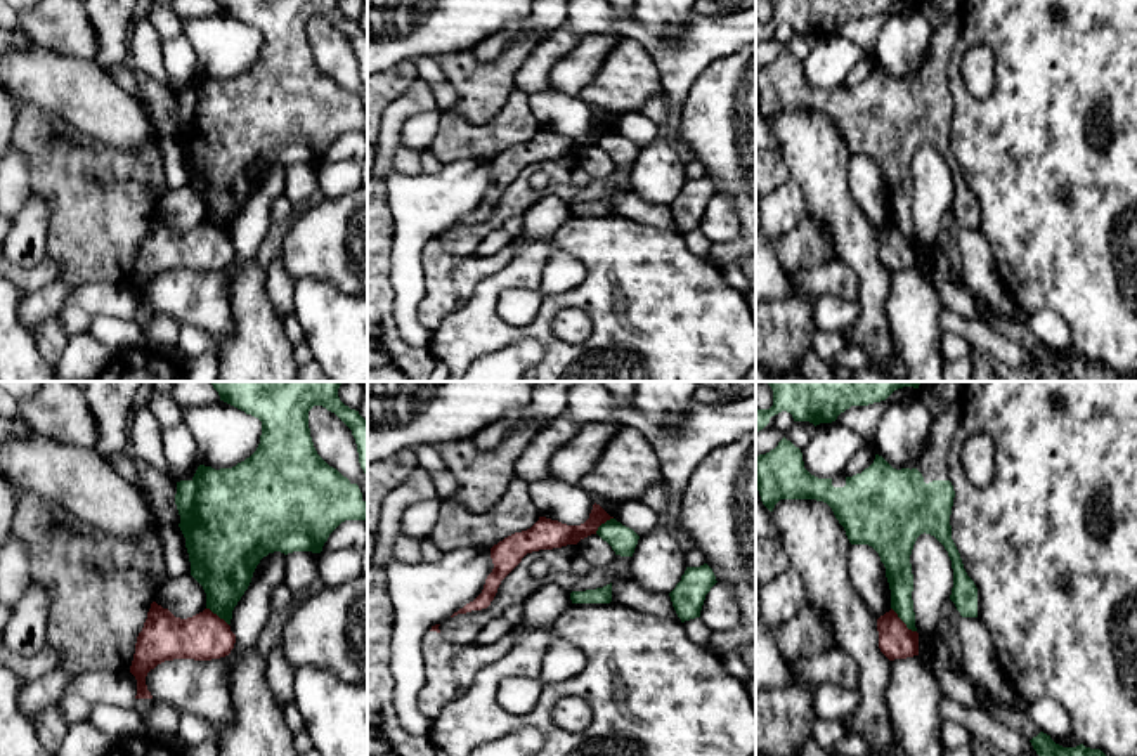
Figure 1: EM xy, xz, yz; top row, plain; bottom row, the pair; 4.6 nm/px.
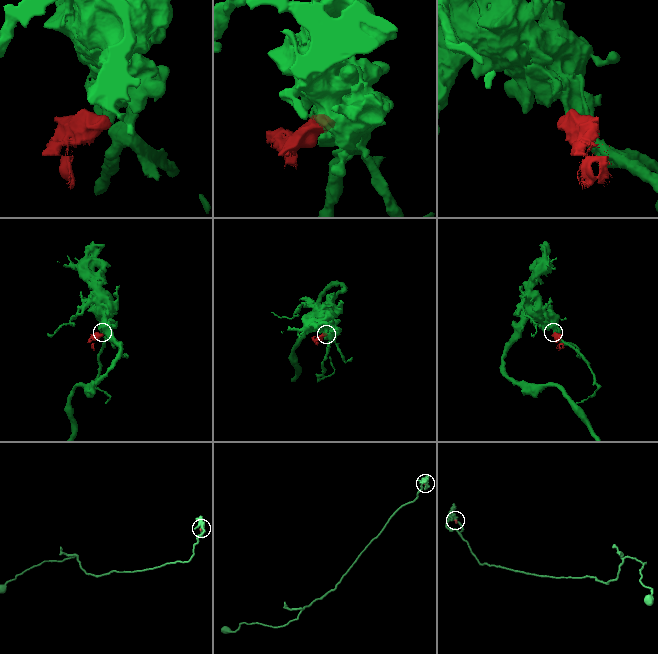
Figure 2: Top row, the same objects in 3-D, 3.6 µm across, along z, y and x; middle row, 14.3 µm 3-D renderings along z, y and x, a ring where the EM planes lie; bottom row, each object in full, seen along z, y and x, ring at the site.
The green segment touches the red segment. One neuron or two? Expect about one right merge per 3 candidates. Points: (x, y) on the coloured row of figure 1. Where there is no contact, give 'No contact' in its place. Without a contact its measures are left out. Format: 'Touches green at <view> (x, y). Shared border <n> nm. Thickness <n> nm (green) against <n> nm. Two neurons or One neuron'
Touches green at yz (902, 619). Shared border 170 nm. Thickness 130 nm (green) against 160 nm. Two neurons

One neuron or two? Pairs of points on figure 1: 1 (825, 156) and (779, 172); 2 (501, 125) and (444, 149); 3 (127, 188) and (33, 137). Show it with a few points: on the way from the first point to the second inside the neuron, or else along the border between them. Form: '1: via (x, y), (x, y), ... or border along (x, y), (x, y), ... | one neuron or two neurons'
1: border along (779, 153), (791, 175) | two neurons
2: via (487, 139), (458, 141) | one neuron
3: via (104, 188), (89, 188), (56, 156) | one neuron

